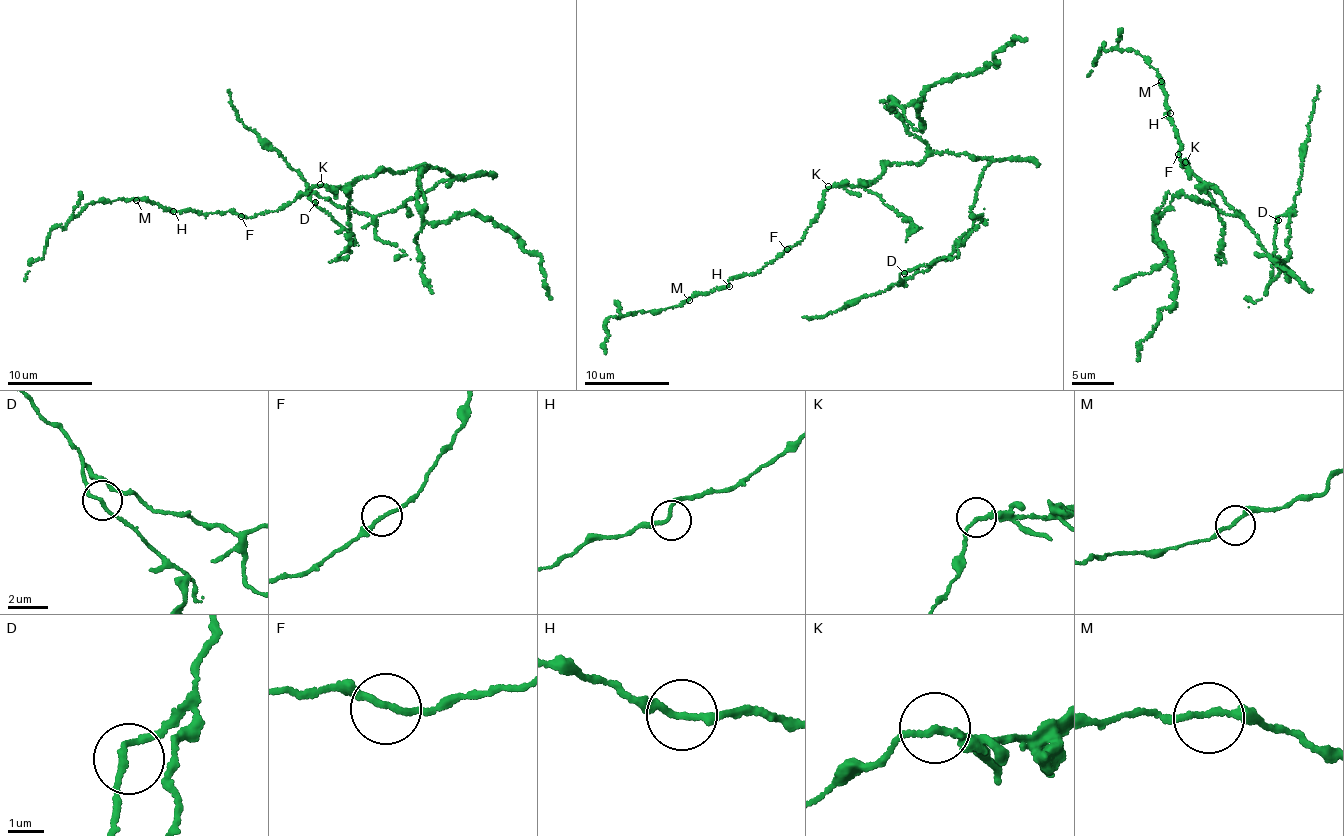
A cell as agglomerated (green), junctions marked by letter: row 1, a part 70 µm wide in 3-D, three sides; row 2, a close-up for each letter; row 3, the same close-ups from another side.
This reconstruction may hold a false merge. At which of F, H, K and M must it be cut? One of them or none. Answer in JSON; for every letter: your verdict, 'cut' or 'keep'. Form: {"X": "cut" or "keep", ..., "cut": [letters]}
{"F": "keep", "H": "keep", "K": "cut", "M": "keep", "cut": ["K"]}

